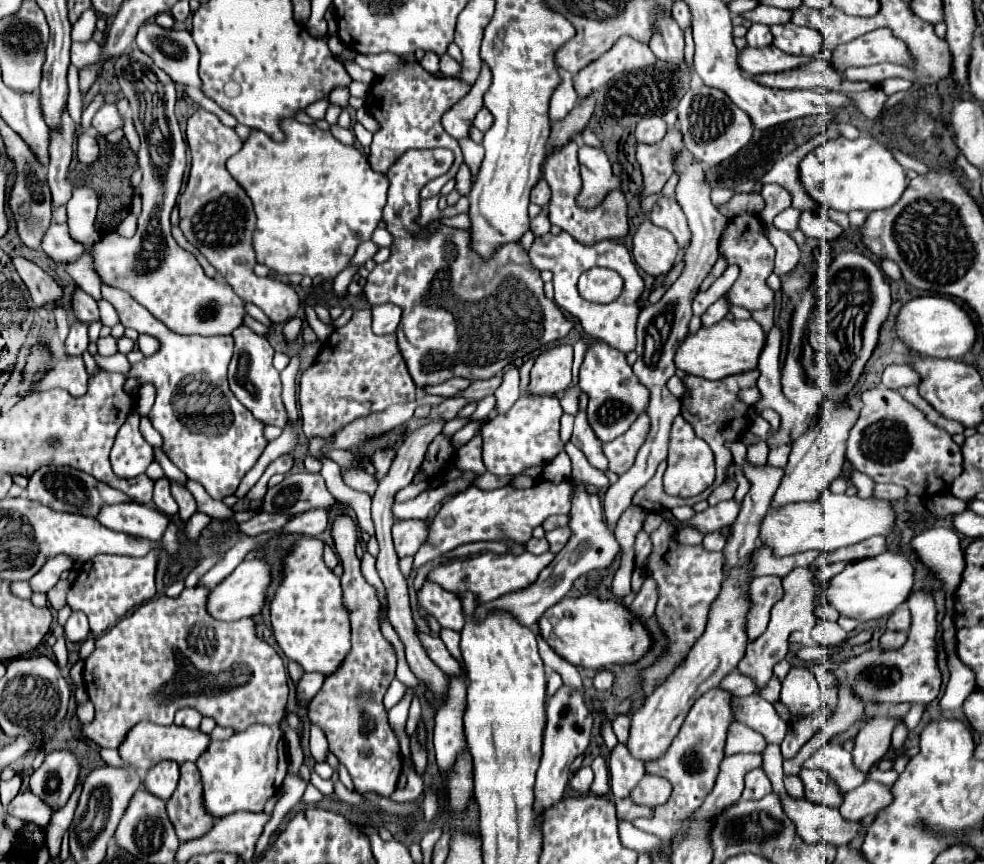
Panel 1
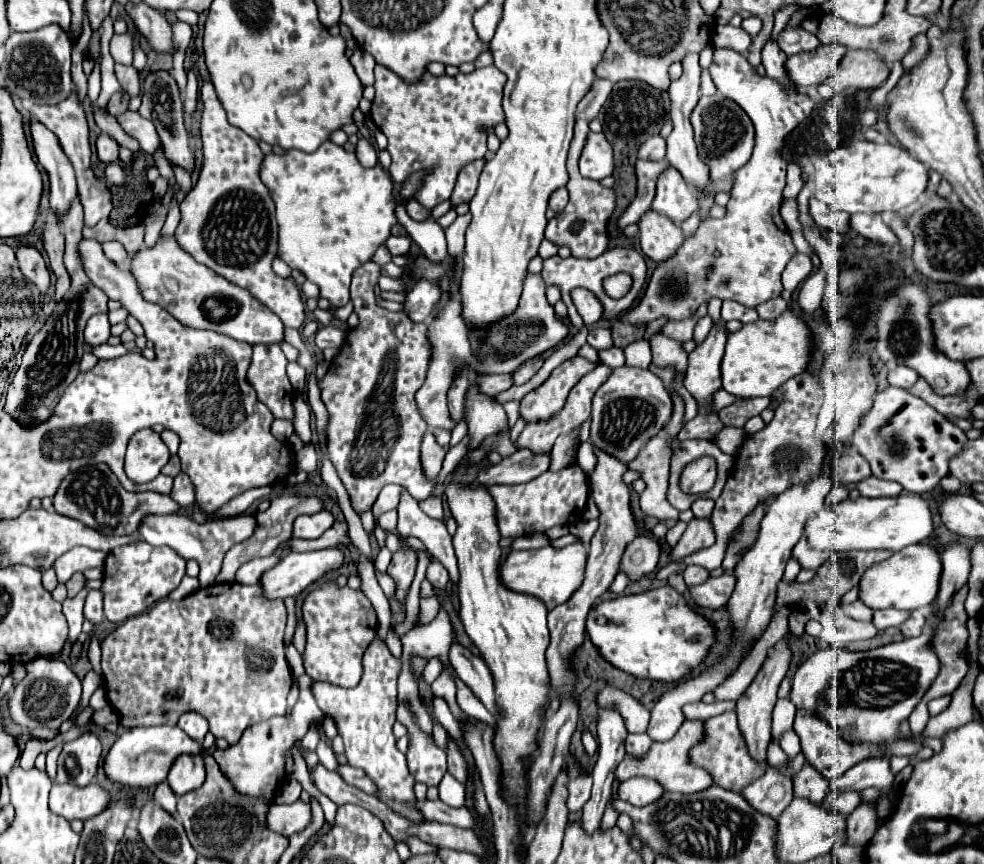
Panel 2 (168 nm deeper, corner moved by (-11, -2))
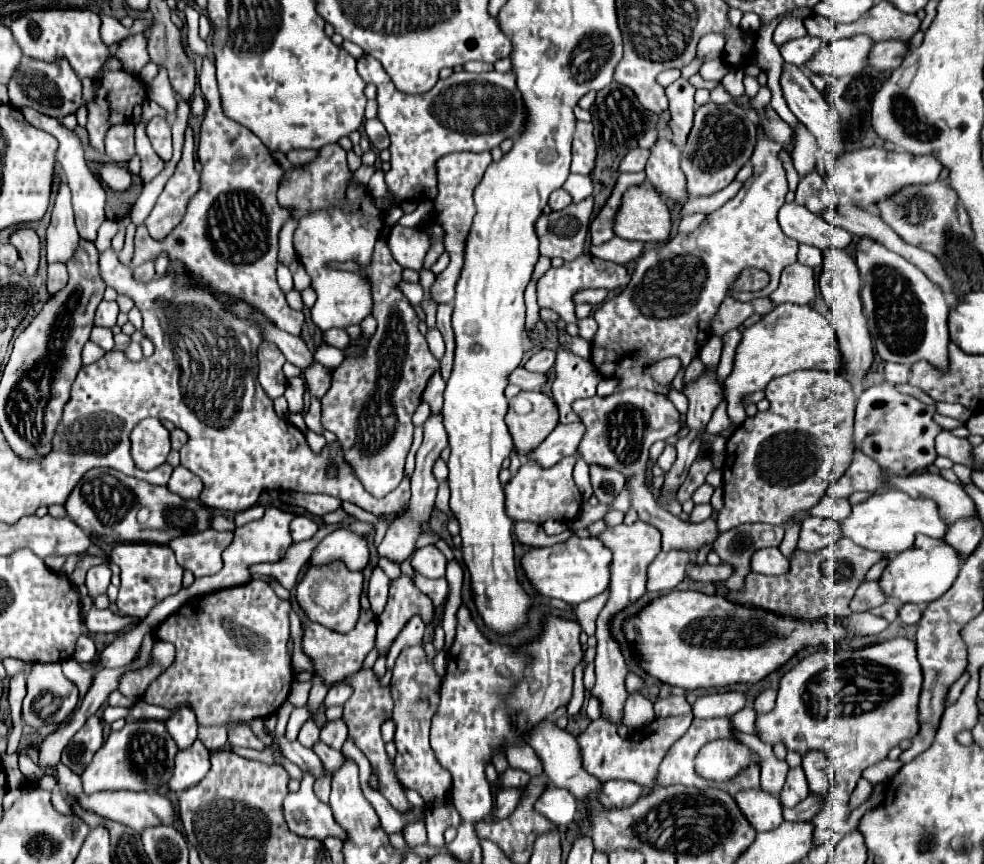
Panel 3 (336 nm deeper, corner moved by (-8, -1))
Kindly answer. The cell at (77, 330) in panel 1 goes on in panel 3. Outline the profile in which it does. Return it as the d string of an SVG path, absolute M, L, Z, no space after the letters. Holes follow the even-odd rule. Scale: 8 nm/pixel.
M101 302L97 312L95 312L95 320L93 324L95 326L103 326L103 328L113 328L115 322L117 322L117 314L119 314L119 308L117 308L117 302Z

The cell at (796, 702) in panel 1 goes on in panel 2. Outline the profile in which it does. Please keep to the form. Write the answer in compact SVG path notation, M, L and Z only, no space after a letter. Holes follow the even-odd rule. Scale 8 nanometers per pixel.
M798 711L796 713L794 731L800 737L802 753L806 757L806 763L810 763L816 771L820 771L820 775L824 775L828 781L840 777L844 771L848 771L858 761L866 759L866 755L870 753L870 749L864 749L864 747L850 747L828 723L824 723L814 713L808 713L808 711Z

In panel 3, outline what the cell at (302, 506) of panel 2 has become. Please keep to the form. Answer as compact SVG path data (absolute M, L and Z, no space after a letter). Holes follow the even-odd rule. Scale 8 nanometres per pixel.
M267 508L265 510L265 516L261 520L255 520L255 522L249 522L241 528L235 528L235 538L233 542L229 544L229 548L223 552L223 570L215 576L209 576L209 578L199 578L195 580L195 584L191 588L183 588L179 594L177 594L177 608L193 598L193 596L199 596L199 594L207 594L207 592L213 592L213 590L221 590L221 588L229 588L229 586L239 586L239 584L245 584L247 582L247 568L253 566L253 564L261 564L261 562L277 562L285 552L287 548L293 544L291 540L291 534L289 534L289 522L295 518L295 514L291 512L283 512L279 508Z

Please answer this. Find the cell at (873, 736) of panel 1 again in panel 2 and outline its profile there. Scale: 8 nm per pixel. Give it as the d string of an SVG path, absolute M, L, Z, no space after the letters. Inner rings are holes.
M888 757L878 759L864 759L862 763L856 763L850 767L844 775L830 781L830 797L832 801L836 795L846 791L862 791L868 787L880 789L884 795L888 795L894 787L894 773L890 771Z

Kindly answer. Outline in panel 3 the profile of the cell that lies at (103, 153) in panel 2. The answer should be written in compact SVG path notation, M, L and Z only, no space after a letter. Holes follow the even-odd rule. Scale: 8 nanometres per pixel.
M123 122L117 126L111 126L105 134L105 156L111 162L129 162L135 154L133 148L133 124Z

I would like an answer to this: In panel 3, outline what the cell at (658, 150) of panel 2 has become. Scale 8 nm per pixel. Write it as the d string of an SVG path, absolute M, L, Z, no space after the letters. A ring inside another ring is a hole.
M633 148L625 158L623 158L623 162L621 162L621 166L619 166L619 172L641 172L641 170L645 170L645 162L647 162L647 158L649 158L649 150L645 150L645 148Z

